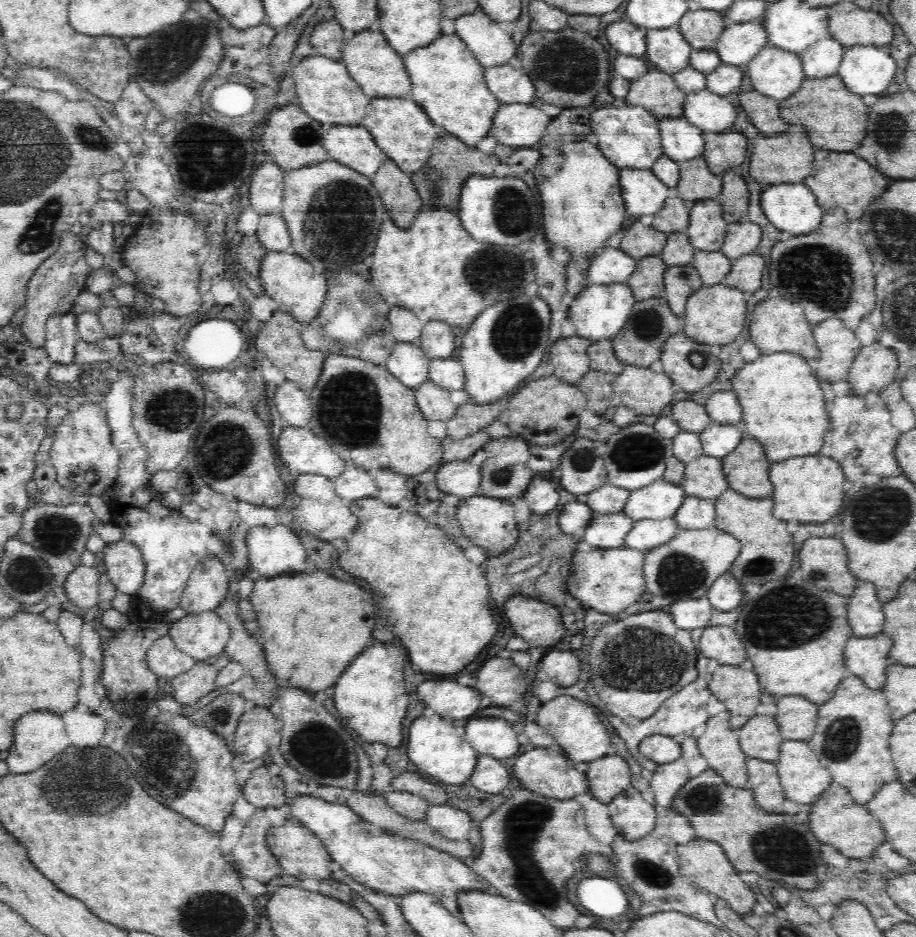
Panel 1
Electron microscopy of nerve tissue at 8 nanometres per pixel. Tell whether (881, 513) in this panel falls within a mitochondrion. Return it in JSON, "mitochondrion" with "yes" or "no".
{"mitochondrion":"yes"}

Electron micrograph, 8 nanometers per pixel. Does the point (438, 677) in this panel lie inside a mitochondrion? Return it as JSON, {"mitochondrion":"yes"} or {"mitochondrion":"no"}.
{"mitochondrion":"no"}

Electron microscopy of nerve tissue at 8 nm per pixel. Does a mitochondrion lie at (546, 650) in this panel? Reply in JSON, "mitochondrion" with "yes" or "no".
{"mitochondrion":"no"}

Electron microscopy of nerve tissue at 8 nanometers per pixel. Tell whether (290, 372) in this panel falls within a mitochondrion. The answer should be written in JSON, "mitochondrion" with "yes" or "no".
{"mitochondrion":"no"}

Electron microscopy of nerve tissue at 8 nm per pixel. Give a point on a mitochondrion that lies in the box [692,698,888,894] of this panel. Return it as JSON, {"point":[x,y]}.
{"point":[784,848]}

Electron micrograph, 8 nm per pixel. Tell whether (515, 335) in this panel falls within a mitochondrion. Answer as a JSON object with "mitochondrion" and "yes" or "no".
{"mitochondrion":"yes"}

